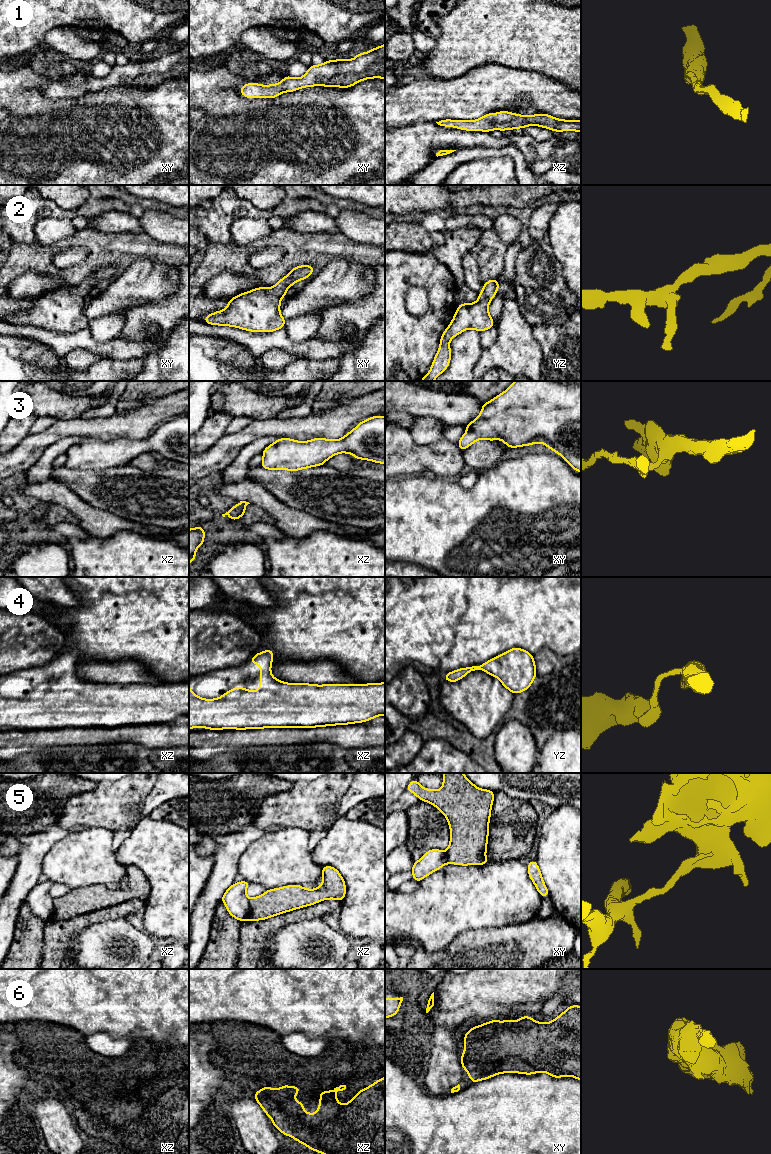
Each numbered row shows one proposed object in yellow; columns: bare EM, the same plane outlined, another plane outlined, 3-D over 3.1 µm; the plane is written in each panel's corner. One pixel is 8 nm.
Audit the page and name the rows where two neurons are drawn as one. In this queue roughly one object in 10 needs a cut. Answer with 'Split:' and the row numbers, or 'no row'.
Split: 5, 6

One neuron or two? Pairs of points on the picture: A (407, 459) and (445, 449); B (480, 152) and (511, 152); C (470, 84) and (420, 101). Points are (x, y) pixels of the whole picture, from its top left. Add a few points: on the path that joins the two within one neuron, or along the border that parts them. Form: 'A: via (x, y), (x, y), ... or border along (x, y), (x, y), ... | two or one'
A: via (416, 459), (436, 457) | one
B: via (488, 152), (503, 152) | one
C: via (458, 96), (455, 99), (432, 100) | one

